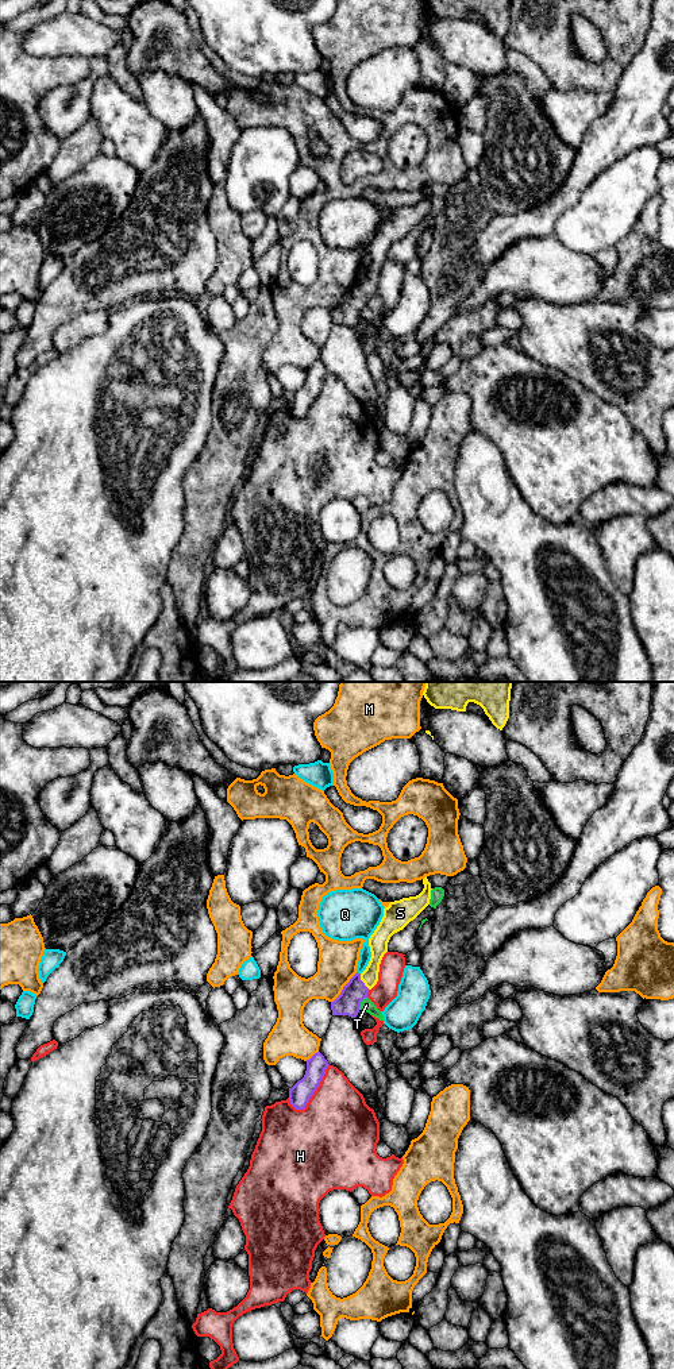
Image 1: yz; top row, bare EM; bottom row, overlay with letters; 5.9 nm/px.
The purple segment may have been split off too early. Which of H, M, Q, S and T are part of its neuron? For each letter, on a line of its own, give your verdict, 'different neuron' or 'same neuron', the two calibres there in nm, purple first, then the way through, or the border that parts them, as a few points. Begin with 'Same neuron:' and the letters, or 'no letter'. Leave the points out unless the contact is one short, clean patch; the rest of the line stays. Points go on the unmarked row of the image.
Same neuron: S
H: different neuron; 130 nm thick on the purple side, 440 nm on the other
M: different neuron; 140 nm thick on the purple side, 240 nm on the other
Q: different neuron; 140 nm thick on the purple side, 110 nm on the other
S: same neuron; 140 nm thick on the purple side, 110 nm on the other; runs through yz (347, 312), (362, 290), (373, 277), (378, 253)
T: different neuron; 140 nm thick on the purple side, 80 nm on the other; border along yz (366, 305), (358, 317)

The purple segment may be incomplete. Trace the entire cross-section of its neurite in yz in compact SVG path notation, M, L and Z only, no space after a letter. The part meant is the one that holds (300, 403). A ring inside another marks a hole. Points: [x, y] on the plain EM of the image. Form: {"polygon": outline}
{"polygon": "M320 360L307 369L307 379L304 386L289 397L289 409L296 419L305 417L311 405L319 396L328 374L328 370Z"}

